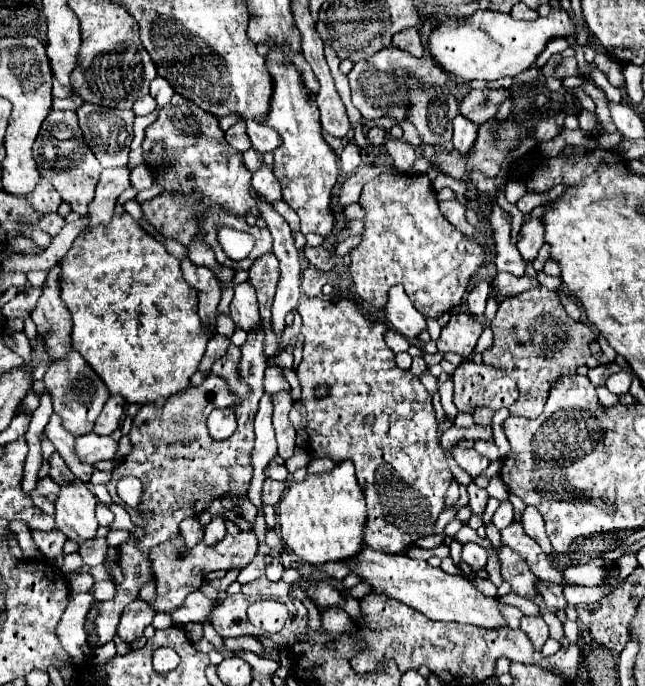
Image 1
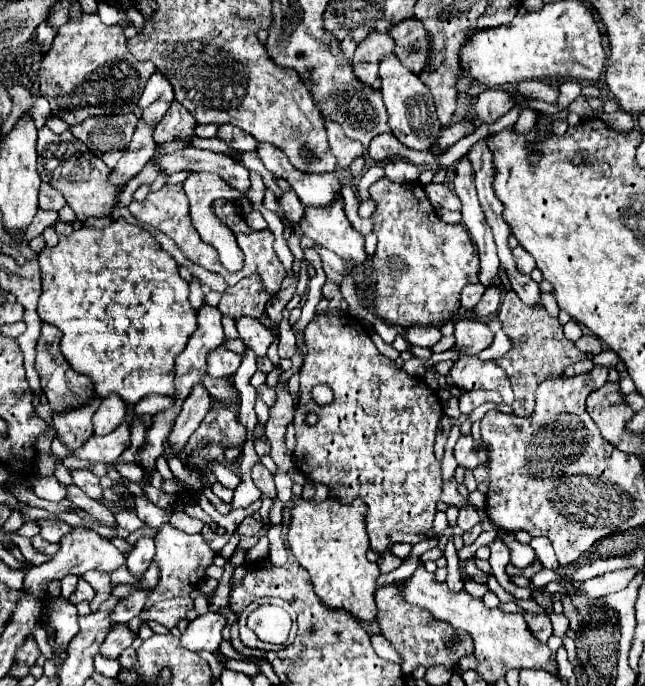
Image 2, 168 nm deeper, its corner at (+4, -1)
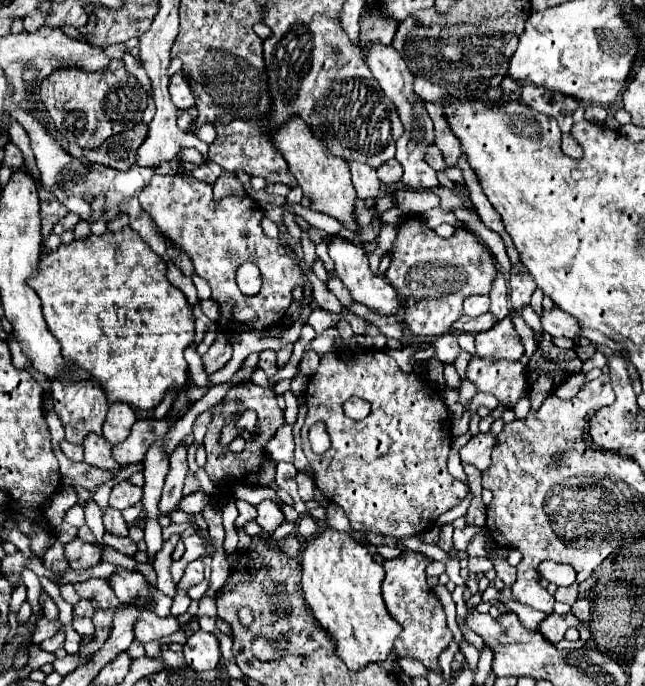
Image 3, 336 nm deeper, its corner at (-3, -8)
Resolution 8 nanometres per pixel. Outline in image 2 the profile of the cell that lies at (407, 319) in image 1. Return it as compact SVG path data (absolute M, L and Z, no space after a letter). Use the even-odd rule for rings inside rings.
M414 326L414 328L406 328L404 330L404 338L412 344L412 346L426 346L432 348L442 334L438 332L436 326Z

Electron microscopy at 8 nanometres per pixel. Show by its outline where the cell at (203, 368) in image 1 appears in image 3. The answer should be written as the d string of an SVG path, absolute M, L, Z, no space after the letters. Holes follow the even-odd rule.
M179 445L175 449L175 453L169 457L171 469L169 475L165 479L165 487L163 487L163 497L159 501L159 513L161 515L169 515L171 511L177 509L179 501L183 499L183 483L187 477L187 449L183 445Z

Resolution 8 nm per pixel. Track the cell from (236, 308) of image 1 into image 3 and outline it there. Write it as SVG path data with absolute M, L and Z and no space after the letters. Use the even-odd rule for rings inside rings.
M261 351L259 367L265 371L267 377L273 377L277 373L277 361L275 361L275 351Z

